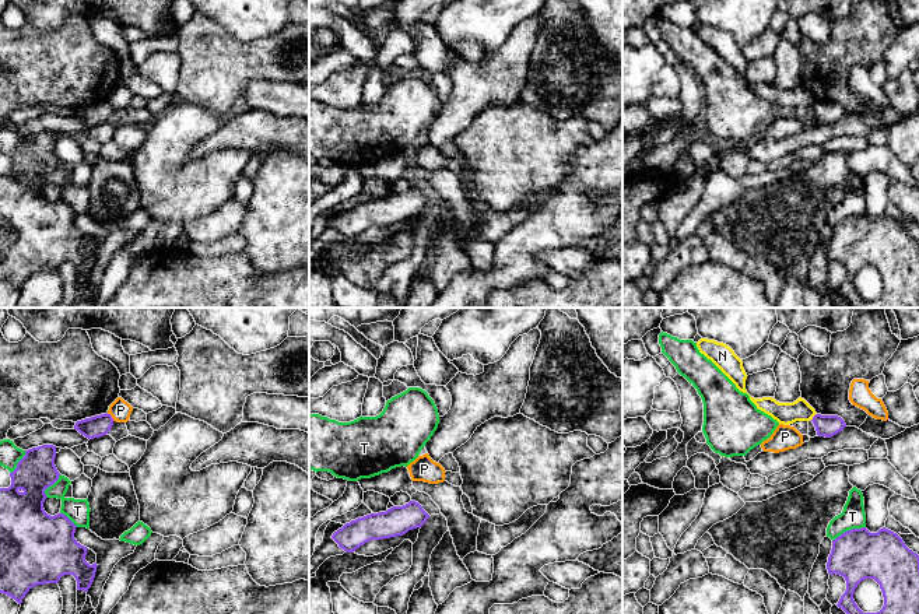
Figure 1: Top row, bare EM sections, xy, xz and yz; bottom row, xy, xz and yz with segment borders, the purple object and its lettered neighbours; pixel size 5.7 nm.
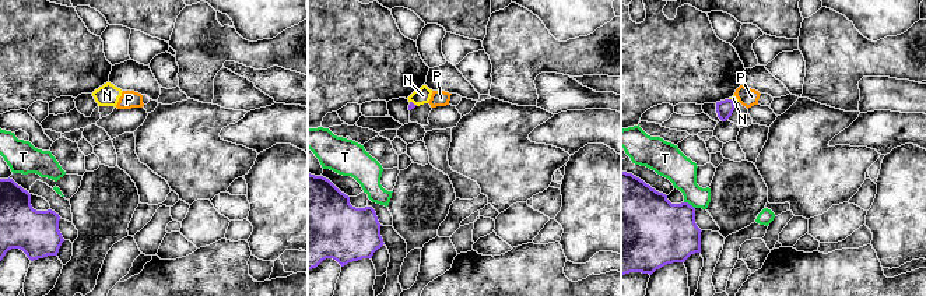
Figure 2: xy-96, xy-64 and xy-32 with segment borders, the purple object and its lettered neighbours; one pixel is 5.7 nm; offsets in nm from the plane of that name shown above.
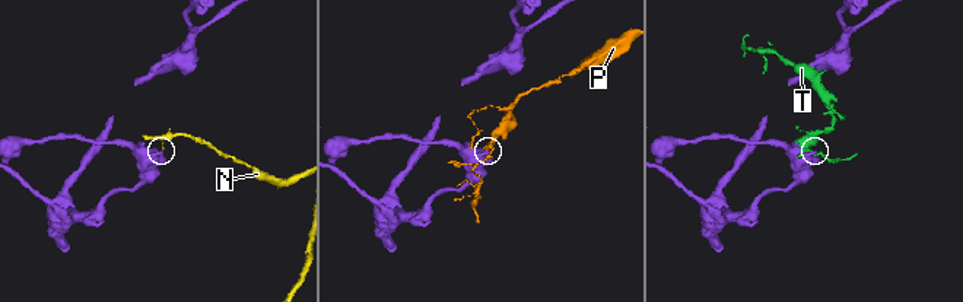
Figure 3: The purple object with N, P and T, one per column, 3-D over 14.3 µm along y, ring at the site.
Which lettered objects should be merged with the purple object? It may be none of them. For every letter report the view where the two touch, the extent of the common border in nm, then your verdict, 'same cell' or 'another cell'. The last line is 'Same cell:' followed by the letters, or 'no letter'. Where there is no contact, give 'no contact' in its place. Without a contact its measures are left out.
N: yz | 50 nm | another cell
P: xy | 60 nm | another cell
T: yz | 200 nm | another cell
Same cell: no letter

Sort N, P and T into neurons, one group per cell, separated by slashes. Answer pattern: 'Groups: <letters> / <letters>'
Groups: N / P / T

